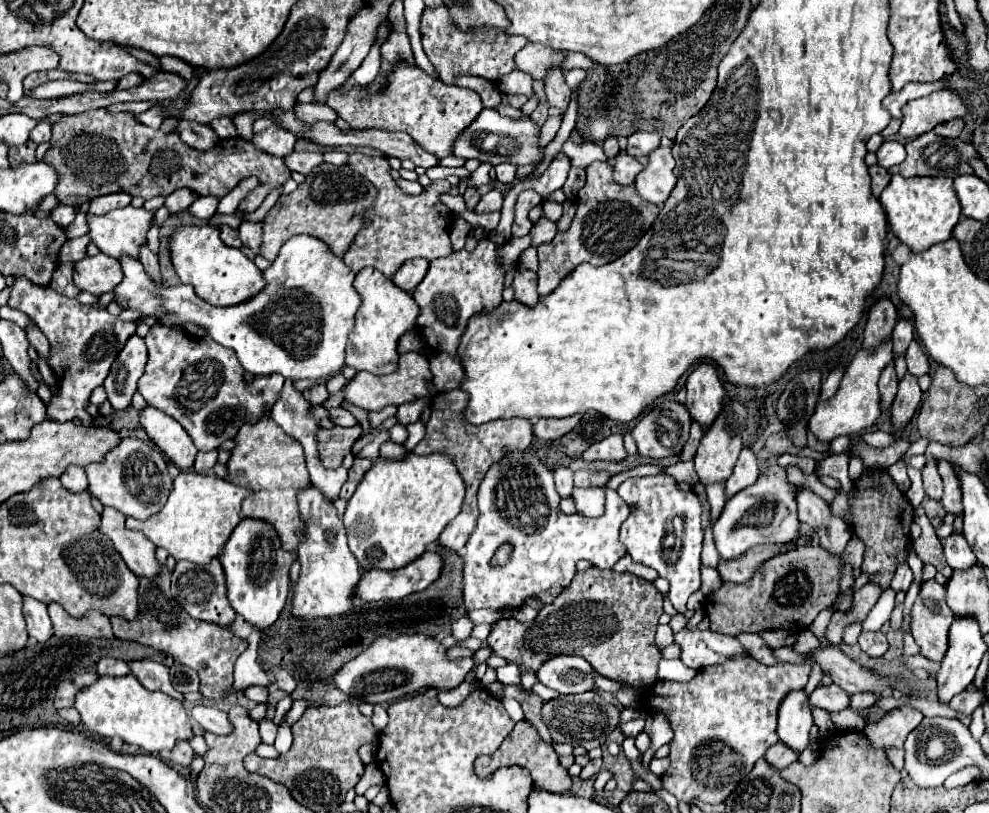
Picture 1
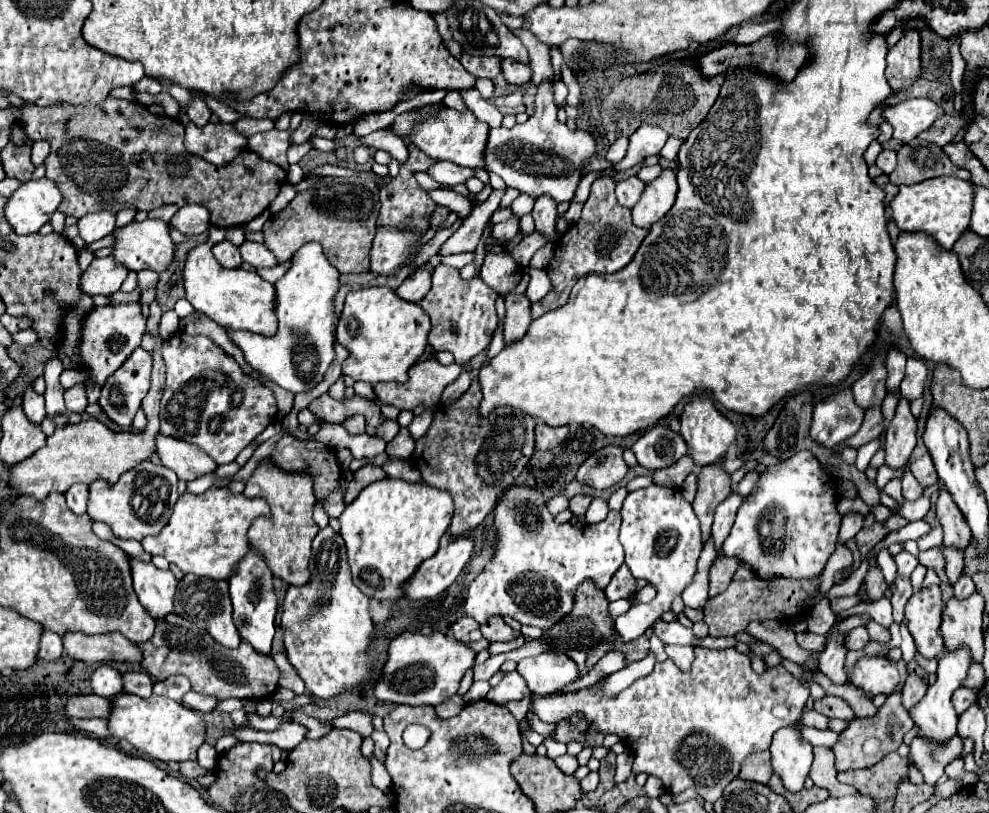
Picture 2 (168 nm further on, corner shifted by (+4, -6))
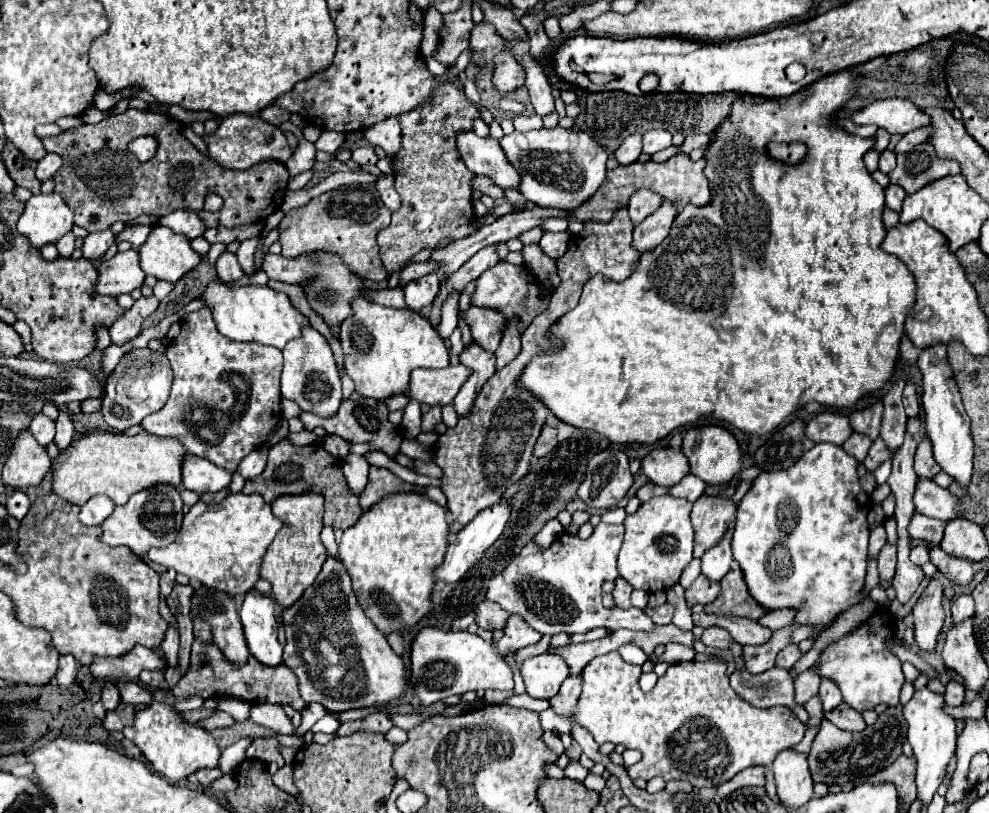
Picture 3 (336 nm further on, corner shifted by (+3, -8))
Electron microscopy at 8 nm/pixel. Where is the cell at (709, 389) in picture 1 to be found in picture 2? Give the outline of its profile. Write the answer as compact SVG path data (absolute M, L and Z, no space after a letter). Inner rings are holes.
M696 395L692 399L692 403L686 405L680 421L682 421L680 435L684 437L696 467L706 467L710 463L716 463L718 459L724 459L728 449L730 449L730 445L736 441L734 425L714 407L714 403L706 395Z

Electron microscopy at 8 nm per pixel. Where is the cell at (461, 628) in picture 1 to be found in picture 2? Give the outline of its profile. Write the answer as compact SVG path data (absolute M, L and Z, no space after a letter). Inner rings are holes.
M462 617L462 619L458 619L458 621L450 627L450 635L452 635L454 639L466 641L468 633L470 633L470 631L474 631L474 629L478 629L478 627L480 627L480 625L478 625L472 617Z

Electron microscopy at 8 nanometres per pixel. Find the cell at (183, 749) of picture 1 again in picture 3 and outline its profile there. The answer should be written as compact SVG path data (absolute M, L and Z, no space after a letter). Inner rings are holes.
M215 767L215 769L201 769L201 771L195 773L195 777L197 777L197 781L199 781L203 787L207 787L207 785L211 785L213 779L221 777L221 769L219 769L219 767Z

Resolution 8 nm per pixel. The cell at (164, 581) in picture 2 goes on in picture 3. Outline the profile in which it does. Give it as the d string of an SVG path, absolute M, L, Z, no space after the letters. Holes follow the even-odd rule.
M167 623L167 631L165 631L165 639L161 643L161 649L165 653L165 659L169 665L177 665L177 651L179 651L179 633L173 627L173 623Z

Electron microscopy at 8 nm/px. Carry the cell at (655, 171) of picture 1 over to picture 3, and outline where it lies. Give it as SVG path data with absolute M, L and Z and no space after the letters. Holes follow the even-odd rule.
M663 199L661 207L657 211L653 211L653 215L649 215L649 219L643 219L639 225L635 225L633 247L639 253L657 247L667 237L675 215L677 215L677 211L673 211L673 205L667 199Z

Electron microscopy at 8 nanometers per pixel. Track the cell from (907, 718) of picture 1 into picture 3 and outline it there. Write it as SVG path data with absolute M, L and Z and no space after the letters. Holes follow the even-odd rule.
M901 703L897 707L889 707L877 717L875 725L865 727L863 731L857 731L857 733L843 731L825 719L809 751L809 769L811 769L813 781L845 787L853 779L873 775L881 771L883 767L887 767L889 763L893 763L901 755L901 747L903 747L905 731L907 731L901 709L903 709Z

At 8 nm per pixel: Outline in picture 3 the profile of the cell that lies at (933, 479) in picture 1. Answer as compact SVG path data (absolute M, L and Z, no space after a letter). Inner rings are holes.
M925 437L915 453L915 471L919 477L923 479L933 479L941 469L933 459L933 451L931 451L931 441Z

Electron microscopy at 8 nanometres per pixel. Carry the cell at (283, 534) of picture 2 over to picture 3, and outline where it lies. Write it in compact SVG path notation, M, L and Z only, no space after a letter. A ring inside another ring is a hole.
M301 493L301 495L281 495L271 503L273 515L283 521L283 529L277 533L269 545L265 557L261 559L259 575L273 585L273 599L281 607L291 607L301 593L315 581L321 571L321 565L327 557L327 551L319 539L321 519L323 519L323 495L319 493Z

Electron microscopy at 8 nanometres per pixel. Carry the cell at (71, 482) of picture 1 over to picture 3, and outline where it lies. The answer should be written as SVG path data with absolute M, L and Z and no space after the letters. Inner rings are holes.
M95 495L85 505L81 505L79 521L83 525L101 525L115 509L115 503L105 495Z

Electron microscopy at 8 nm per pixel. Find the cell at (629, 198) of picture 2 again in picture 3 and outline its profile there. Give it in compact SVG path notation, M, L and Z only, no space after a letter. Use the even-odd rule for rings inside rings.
M635 191L633 199L629 199L629 217L635 225L639 225L647 215L651 215L661 203L661 195L653 193L653 191Z

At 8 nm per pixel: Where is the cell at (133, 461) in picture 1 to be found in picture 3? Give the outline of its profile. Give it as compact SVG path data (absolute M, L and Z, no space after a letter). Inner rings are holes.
M161 483L157 487L147 487L145 491L137 491L137 495L131 495L125 505L115 507L113 515L105 519L101 525L101 541L117 547L117 545L127 545L137 557L143 557L151 547L165 547L169 545L183 521L183 501L179 495L179 489L167 483Z

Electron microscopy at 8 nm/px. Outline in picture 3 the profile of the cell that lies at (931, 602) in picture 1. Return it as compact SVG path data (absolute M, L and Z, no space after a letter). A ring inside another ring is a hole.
M931 579L923 595L913 607L913 625L915 625L915 641L923 651L935 651L937 635L941 633L945 611L941 607L943 587L937 579Z

